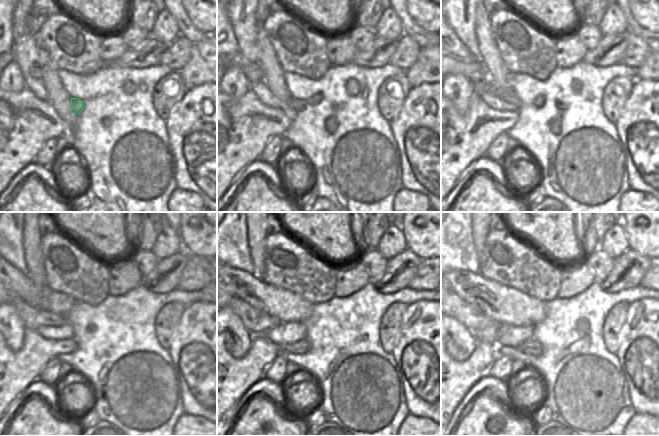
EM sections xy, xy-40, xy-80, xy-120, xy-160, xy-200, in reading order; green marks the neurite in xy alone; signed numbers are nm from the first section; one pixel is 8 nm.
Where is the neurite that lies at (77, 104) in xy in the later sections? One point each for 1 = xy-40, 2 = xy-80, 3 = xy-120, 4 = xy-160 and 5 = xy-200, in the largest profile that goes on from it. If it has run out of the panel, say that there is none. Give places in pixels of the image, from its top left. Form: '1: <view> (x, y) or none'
1: xy-40 (295, 105)
2: xy-80 (508, 95)
3: xy-120 (33, 318)
4: xy-160 (257, 323)
5: xy-200 (472, 319)

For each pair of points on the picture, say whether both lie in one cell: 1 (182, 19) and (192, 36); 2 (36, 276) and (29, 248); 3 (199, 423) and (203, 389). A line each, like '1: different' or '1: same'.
1: same
2: same
3: different

